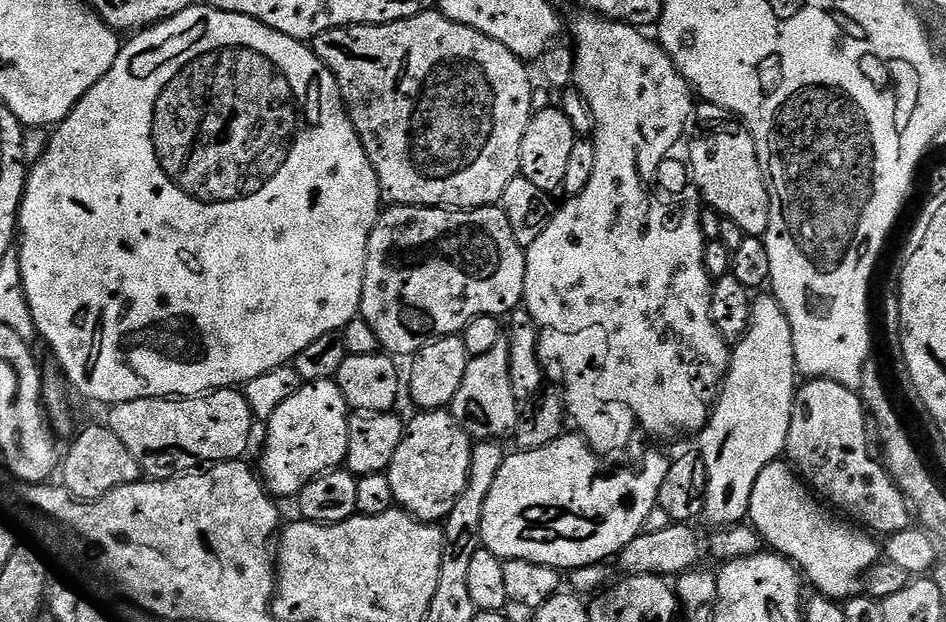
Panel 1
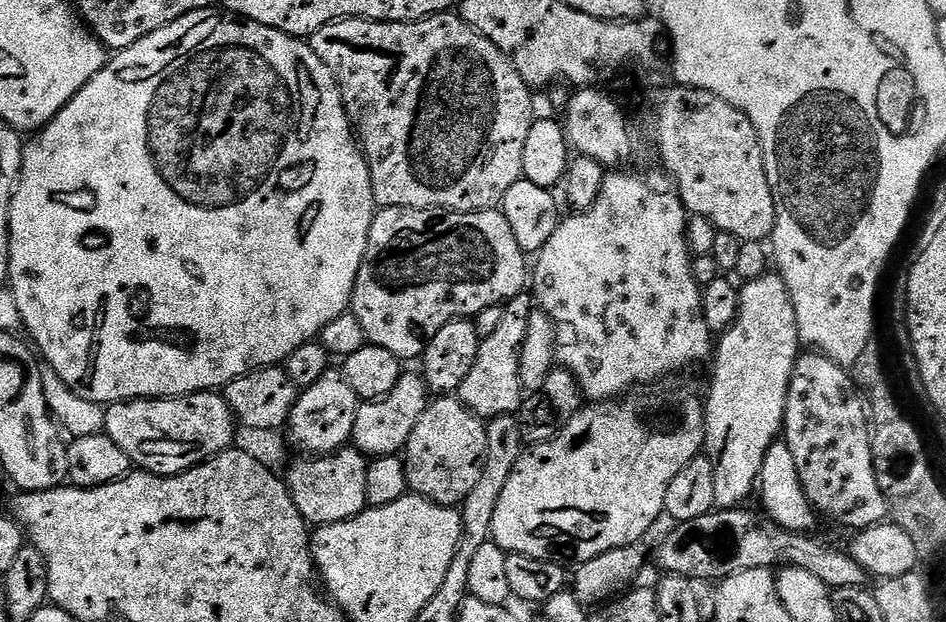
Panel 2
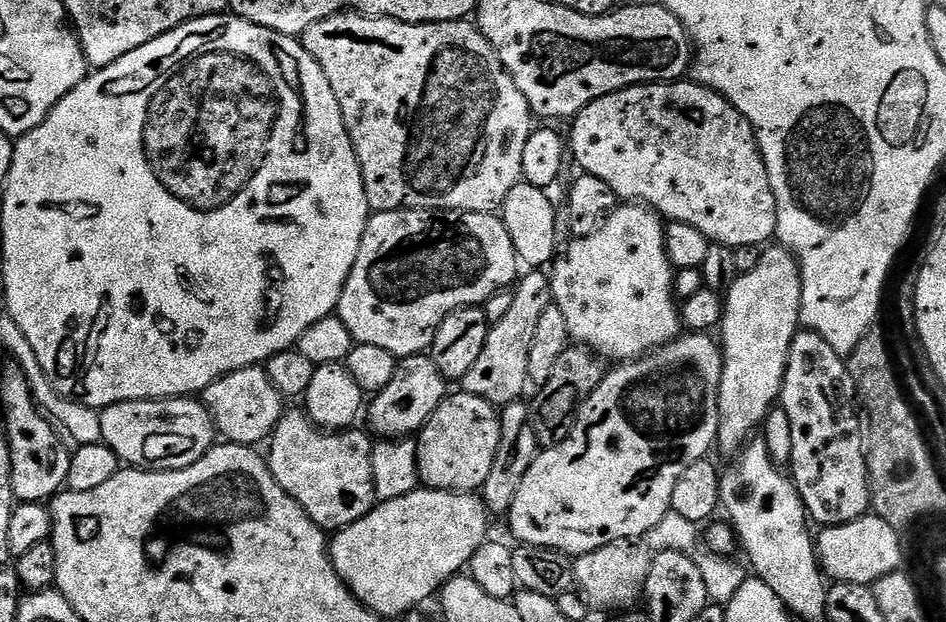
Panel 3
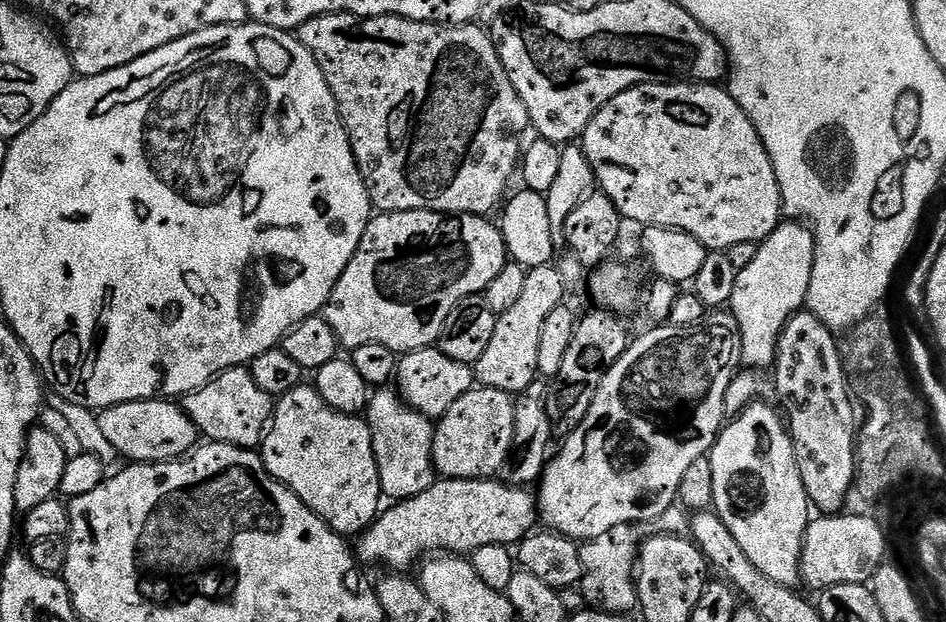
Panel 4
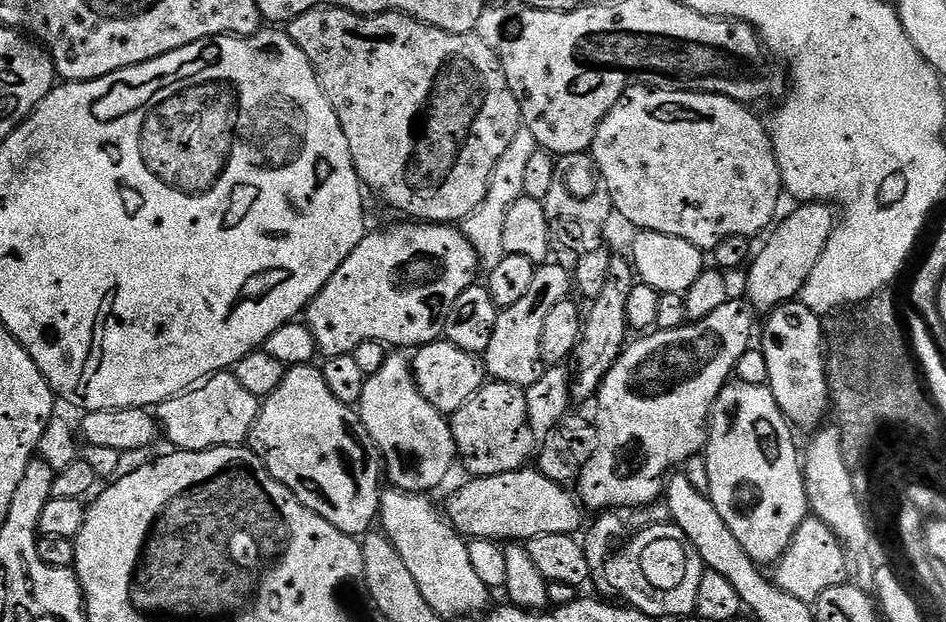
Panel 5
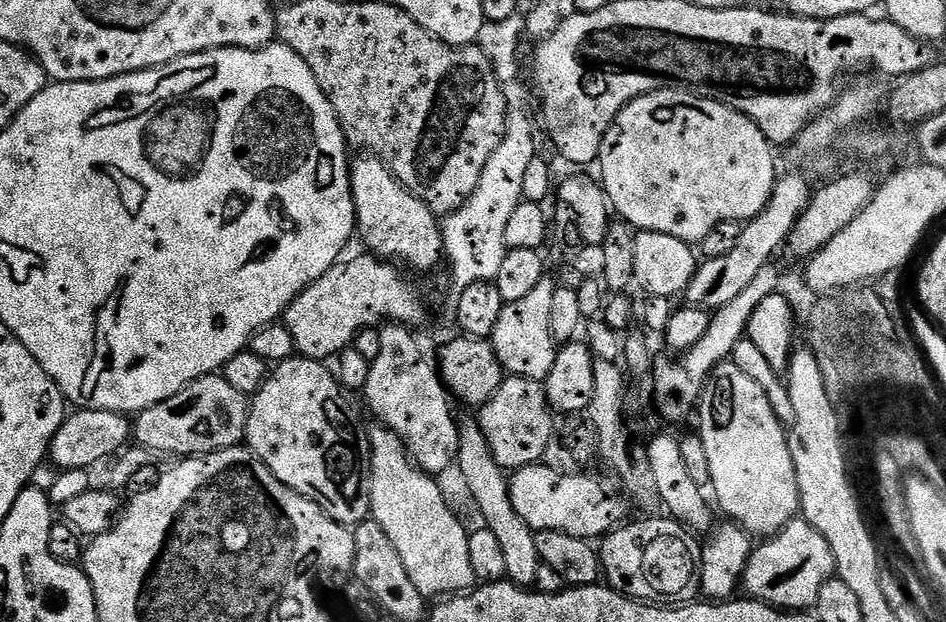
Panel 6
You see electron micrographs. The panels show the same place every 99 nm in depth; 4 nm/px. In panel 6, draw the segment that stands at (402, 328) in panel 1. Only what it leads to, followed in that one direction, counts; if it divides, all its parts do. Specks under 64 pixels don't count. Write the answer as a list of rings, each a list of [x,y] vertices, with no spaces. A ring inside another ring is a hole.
[[[363,255],[335,264],[322,278],[304,288],[284,312],[282,323],[290,330],[299,355],[328,362],[355,341],[361,328],[376,328],[385,322],[413,326],[423,318],[424,300],[419,290],[399,272],[401,269],[383,258]]]

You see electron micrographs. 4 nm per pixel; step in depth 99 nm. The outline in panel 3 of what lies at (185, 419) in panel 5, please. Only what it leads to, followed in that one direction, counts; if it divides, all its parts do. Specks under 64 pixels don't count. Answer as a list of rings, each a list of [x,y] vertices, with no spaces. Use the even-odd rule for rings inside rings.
[[[264,366],[234,370],[218,378],[204,388],[202,403],[208,407],[208,413],[216,423],[217,433],[227,443],[249,446],[263,445],[286,411],[285,397],[280,395],[274,382],[270,382],[267,367]]]

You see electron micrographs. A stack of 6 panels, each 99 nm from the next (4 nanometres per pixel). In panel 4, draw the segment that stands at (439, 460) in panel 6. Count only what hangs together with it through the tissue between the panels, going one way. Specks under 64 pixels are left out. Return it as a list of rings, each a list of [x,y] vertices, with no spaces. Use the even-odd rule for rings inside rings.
[[[380,386],[371,393],[368,407],[366,409],[366,419],[370,426],[370,434],[374,438],[374,458],[378,462],[378,478],[380,479],[380,491],[385,497],[389,496],[389,501],[399,502],[409,500],[435,484],[438,477],[436,467],[432,461],[432,451],[434,450],[434,434],[436,429],[433,421],[427,416],[416,412],[401,397],[399,391],[392,386]]]

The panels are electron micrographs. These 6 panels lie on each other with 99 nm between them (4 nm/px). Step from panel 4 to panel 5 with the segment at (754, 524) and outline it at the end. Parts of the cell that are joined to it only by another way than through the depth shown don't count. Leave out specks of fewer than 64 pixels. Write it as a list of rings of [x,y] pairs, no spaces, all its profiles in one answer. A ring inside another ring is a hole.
[[[729,382],[718,394],[712,407],[708,422],[708,443],[706,459],[710,486],[707,495],[712,505],[722,514],[722,522],[730,526],[738,546],[750,554],[752,563],[757,566],[775,565],[790,546],[798,526],[810,515],[808,495],[804,489],[802,456],[796,453],[796,440],[788,419],[780,412],[774,394],[765,385],[750,385],[741,382]]]

